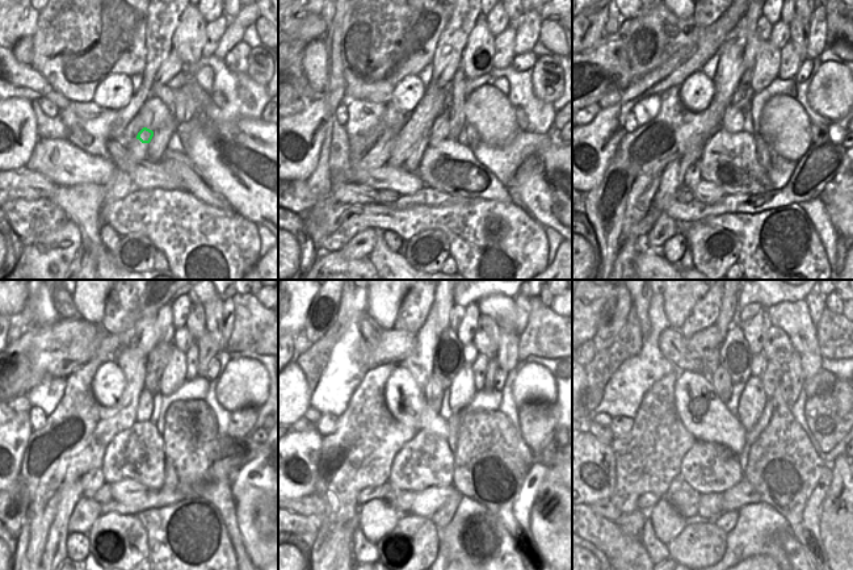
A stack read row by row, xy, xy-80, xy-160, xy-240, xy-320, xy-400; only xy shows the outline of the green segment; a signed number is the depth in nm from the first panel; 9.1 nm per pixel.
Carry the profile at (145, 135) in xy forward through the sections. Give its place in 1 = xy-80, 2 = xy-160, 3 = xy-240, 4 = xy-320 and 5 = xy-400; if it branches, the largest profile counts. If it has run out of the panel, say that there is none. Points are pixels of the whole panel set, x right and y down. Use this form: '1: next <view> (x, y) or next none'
1: next xy-80 (440, 129)
2: next xy-160 (732, 120)
3: next xy-240 (146, 401)
4: next xy-320 (433, 392)
5: next xy-400 (721, 380)

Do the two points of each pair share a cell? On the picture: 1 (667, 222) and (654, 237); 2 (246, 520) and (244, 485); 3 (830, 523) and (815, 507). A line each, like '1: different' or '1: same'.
1: same
2: same
3: different

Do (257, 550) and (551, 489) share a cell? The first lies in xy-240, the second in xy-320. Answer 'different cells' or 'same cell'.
different cells

